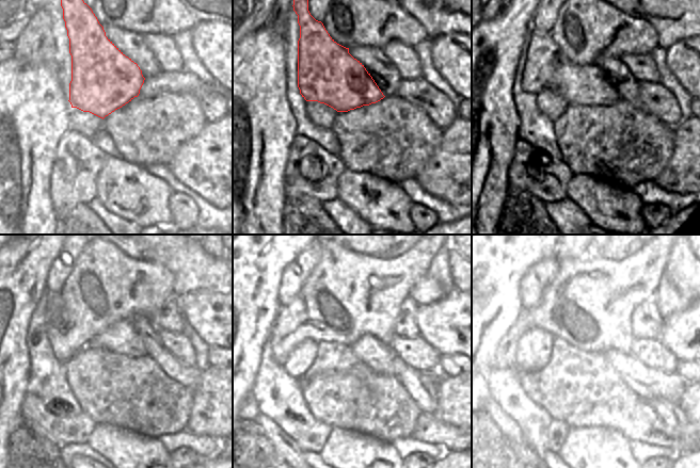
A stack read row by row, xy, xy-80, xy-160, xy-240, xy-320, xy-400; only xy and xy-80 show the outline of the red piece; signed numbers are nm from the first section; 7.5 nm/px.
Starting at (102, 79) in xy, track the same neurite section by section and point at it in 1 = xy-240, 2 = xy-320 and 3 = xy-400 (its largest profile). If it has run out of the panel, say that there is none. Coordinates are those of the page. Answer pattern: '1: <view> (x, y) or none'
1: xy-240 (121, 337)
2: xy-320 (369, 349)
3: xy-400 (649, 384)

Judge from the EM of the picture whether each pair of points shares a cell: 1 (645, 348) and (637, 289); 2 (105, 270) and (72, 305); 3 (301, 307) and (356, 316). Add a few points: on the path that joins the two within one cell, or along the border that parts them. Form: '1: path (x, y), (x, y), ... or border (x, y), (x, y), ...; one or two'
1: border (634, 337), (630, 352); two
2: path (90, 269), (88, 268), (79, 272), (77, 290); one
3: path (313, 302), (315, 289), (323, 285), (339, 299); one

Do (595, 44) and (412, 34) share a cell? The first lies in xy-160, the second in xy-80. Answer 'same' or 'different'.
same

